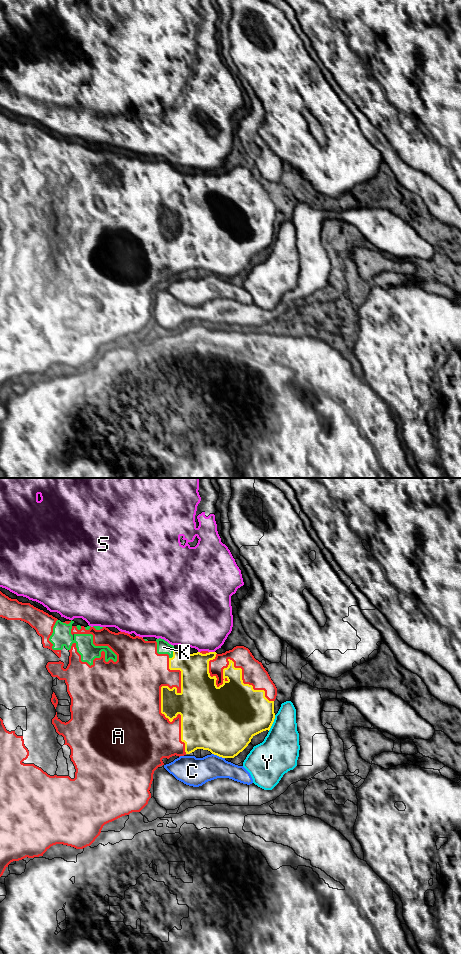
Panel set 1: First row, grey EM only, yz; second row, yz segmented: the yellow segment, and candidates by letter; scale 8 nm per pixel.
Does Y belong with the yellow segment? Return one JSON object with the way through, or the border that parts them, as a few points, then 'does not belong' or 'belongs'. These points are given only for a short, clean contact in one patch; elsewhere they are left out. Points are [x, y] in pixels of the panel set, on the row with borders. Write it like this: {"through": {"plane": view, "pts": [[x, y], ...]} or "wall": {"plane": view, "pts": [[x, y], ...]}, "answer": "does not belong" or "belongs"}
{"through": {"plane": "yz", "pts": [[243, 712], [256, 714], [272, 723], [278, 729], [278, 753]]}, "answer": "belongs"}

